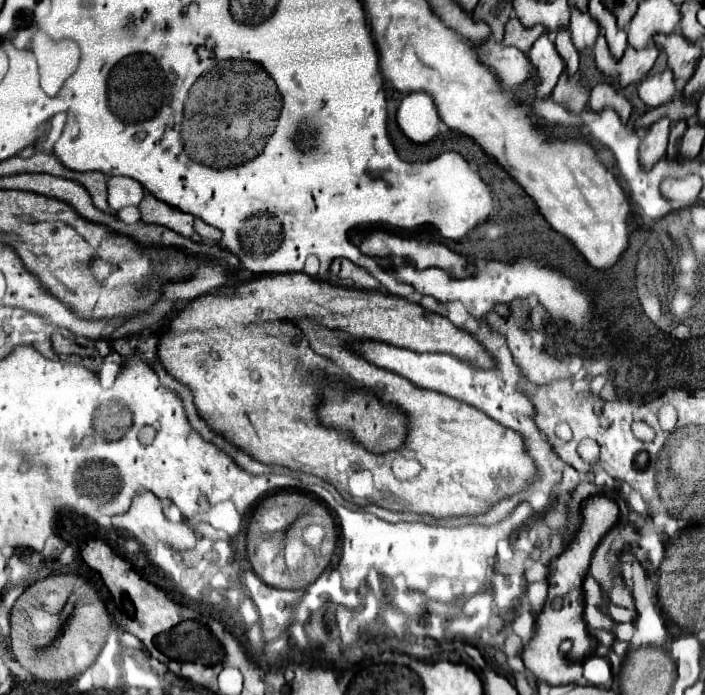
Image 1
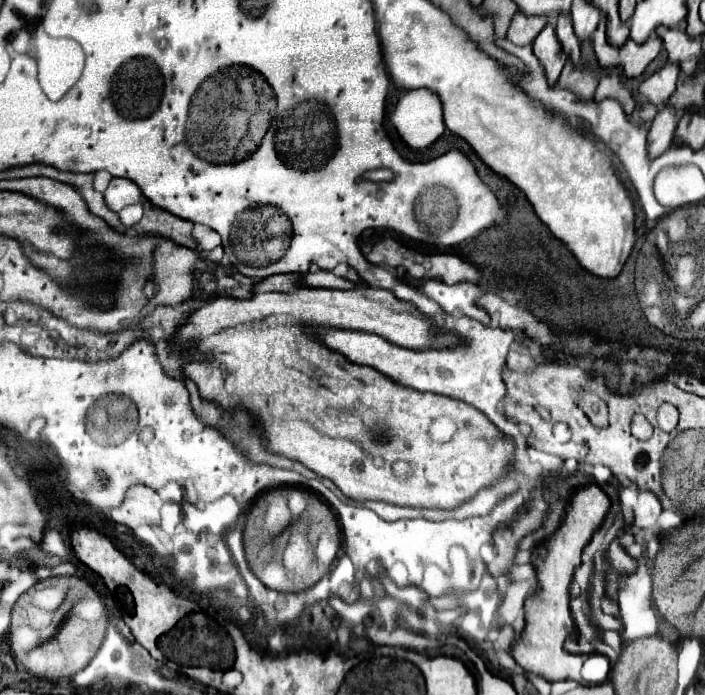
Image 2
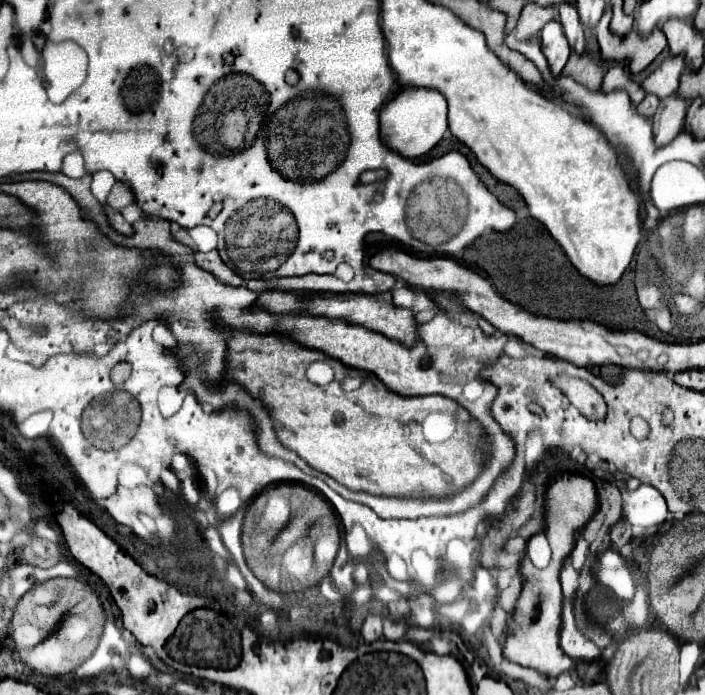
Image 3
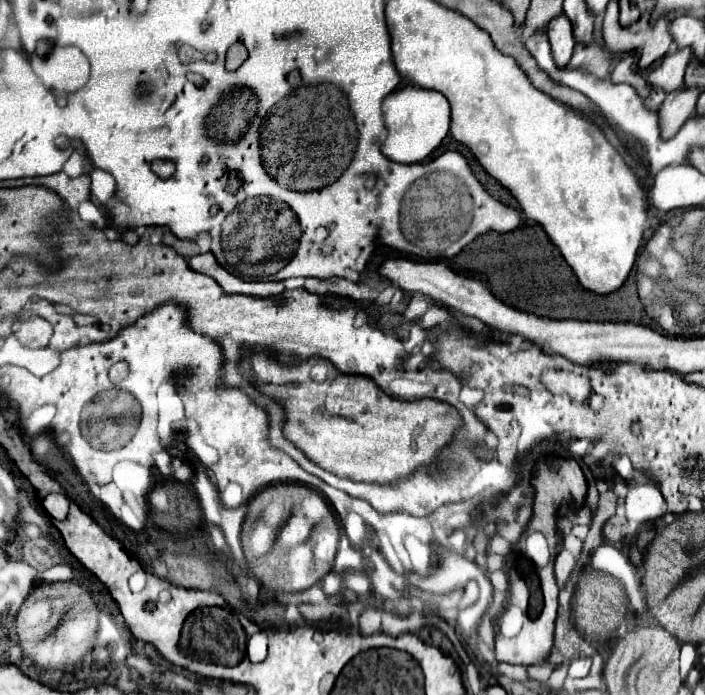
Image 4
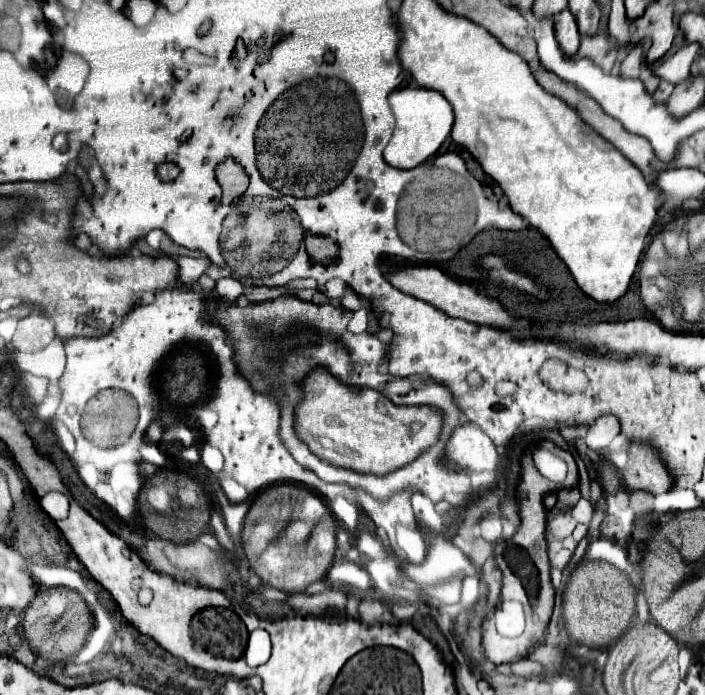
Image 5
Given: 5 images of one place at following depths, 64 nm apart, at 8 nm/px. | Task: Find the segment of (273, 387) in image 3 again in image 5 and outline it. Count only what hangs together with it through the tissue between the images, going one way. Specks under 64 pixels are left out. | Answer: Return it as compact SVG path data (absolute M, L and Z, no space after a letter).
M318 370L306 378L304 400L296 410L296 432L314 454L362 474L384 476L406 466L438 440L440 428L442 416L432 408L398 408L376 390L352 390Z

